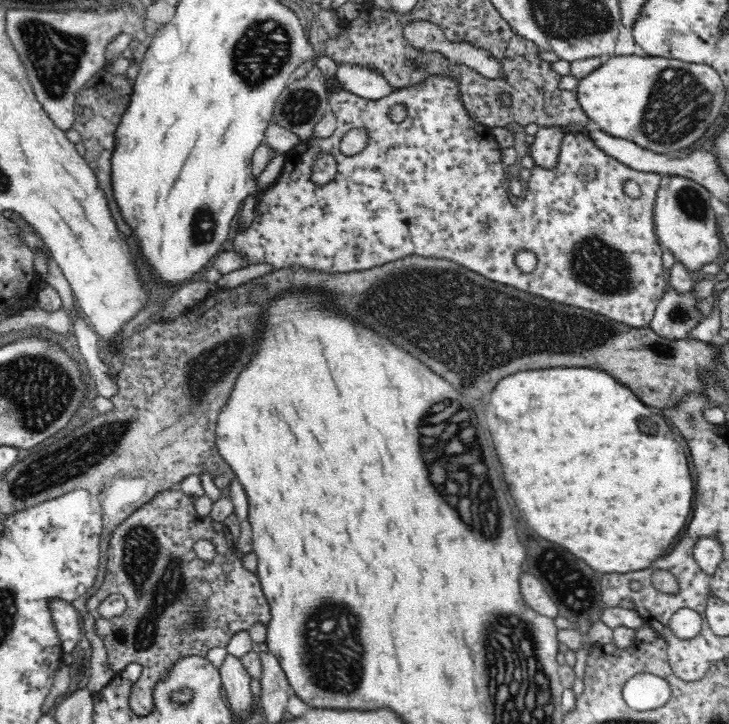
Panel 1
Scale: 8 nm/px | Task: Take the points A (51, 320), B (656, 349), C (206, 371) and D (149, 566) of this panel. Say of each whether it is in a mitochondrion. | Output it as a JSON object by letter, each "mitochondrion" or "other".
{"A":"other","B":"mitochondrion","C":"mitochondrion","D":"mitochondrion"}

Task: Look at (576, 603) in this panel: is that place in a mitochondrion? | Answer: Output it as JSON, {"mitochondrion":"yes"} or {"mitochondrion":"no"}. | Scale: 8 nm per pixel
{"mitochondrion":"yes"}

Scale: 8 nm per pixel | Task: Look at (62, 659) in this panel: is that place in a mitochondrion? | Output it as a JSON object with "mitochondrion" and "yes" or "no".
{"mitochondrion":"no"}

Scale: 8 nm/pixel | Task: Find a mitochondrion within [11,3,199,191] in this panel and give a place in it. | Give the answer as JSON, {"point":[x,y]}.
{"point":[55,50]}

